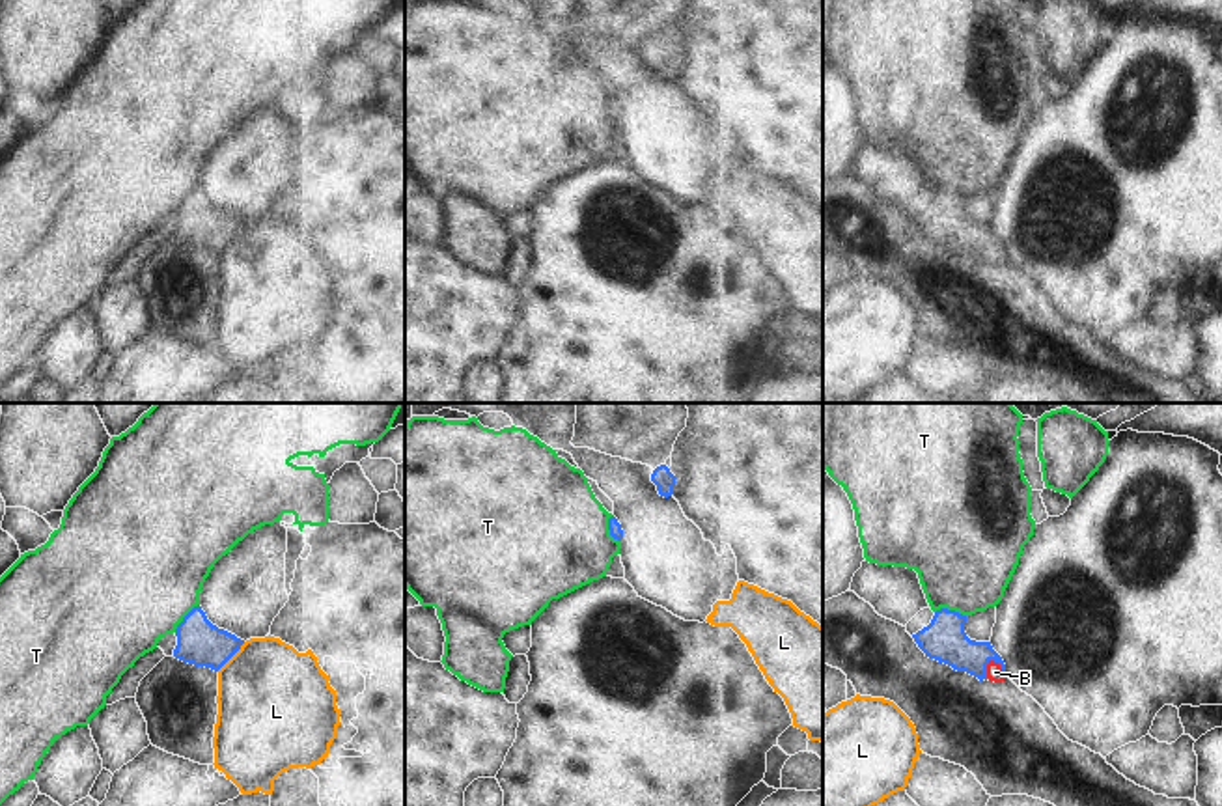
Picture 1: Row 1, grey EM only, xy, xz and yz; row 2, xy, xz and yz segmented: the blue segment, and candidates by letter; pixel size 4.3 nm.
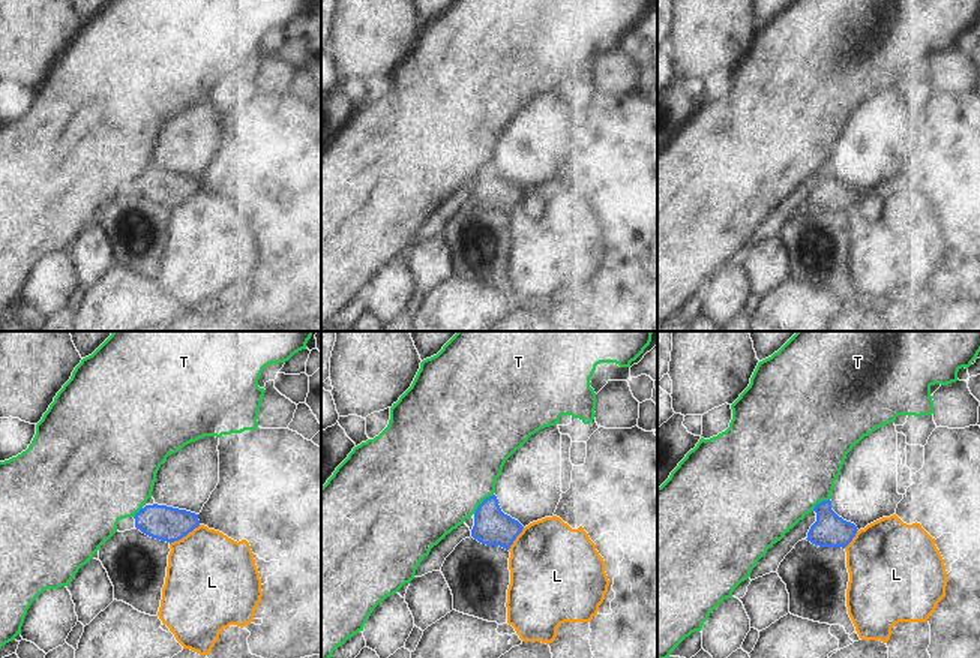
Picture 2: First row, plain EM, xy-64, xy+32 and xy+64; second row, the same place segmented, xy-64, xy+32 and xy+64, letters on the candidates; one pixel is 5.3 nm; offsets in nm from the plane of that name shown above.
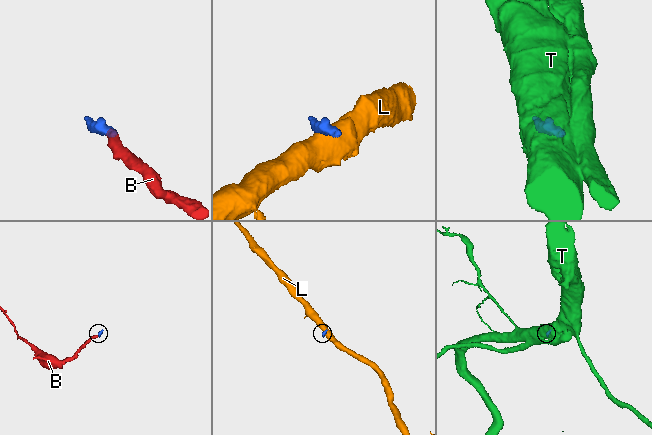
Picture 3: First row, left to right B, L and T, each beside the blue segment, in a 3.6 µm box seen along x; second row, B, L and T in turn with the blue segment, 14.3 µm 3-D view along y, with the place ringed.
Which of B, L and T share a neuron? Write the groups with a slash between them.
B / L / T

